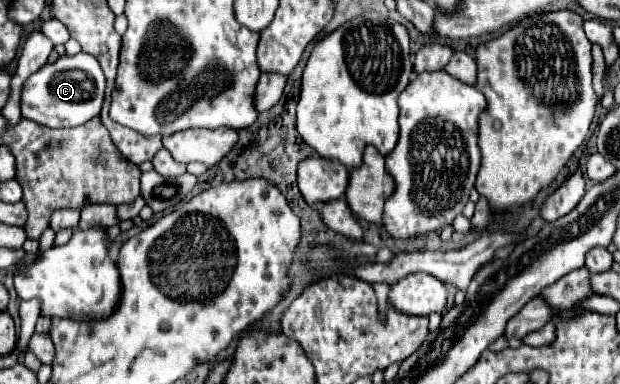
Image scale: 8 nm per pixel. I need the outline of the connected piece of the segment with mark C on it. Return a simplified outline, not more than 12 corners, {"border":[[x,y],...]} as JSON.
{"border":[[89,53],[59,57],[21,89],[21,115],[51,129],[101,113]]}

